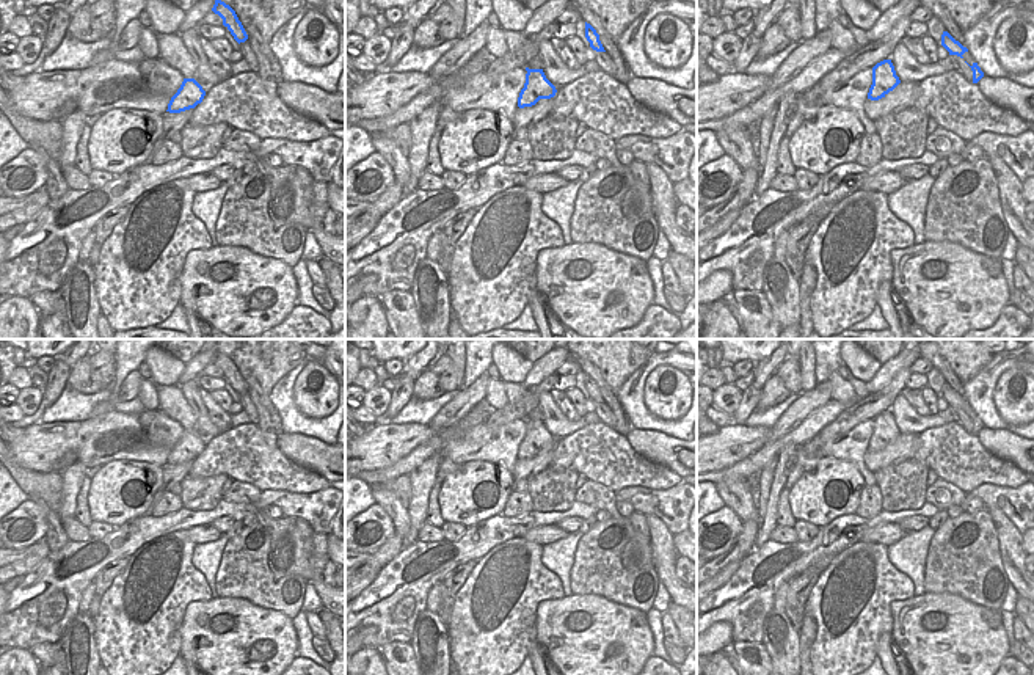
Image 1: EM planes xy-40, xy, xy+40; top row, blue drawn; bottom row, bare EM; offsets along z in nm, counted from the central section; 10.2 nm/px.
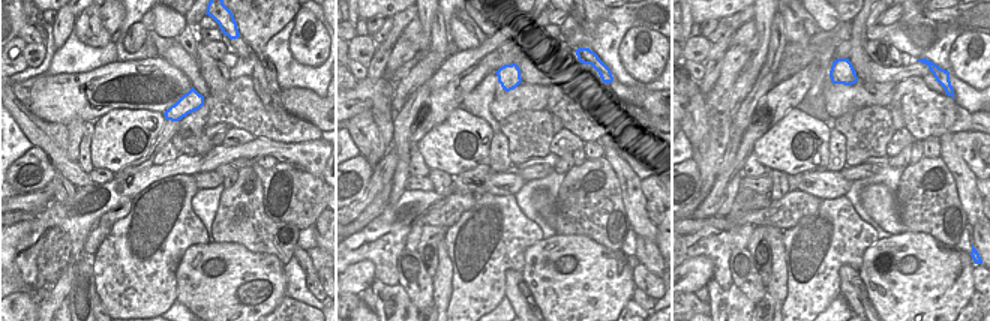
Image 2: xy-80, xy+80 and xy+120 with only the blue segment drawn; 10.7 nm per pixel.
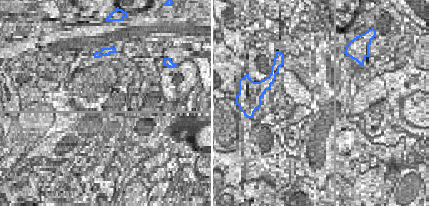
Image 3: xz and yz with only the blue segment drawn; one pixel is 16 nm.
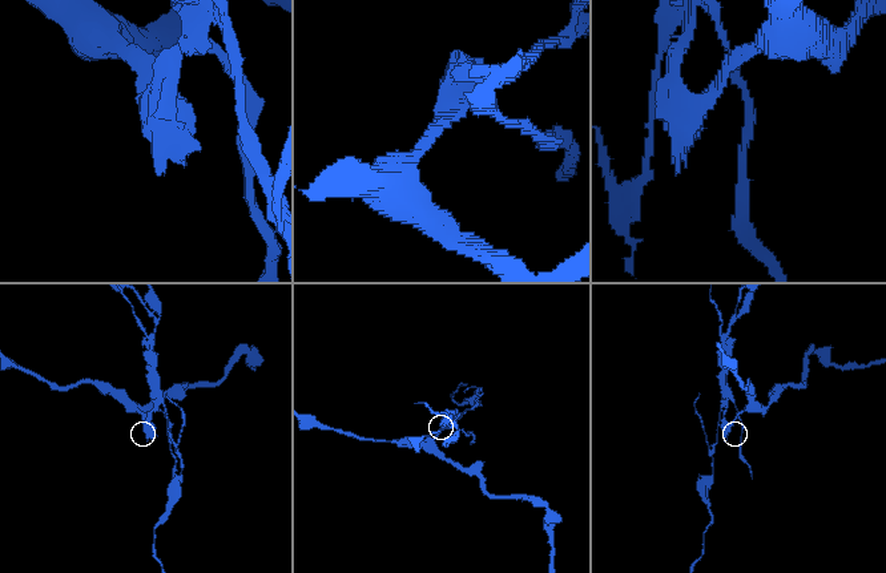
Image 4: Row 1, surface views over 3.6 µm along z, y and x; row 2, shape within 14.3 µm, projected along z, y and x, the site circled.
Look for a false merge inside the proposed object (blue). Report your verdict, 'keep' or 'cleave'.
cleave

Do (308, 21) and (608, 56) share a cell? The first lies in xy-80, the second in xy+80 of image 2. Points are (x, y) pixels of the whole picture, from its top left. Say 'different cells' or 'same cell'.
different cells

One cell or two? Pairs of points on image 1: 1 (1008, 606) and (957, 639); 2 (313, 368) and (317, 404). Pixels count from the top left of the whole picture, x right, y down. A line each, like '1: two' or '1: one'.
1: two
2: one

